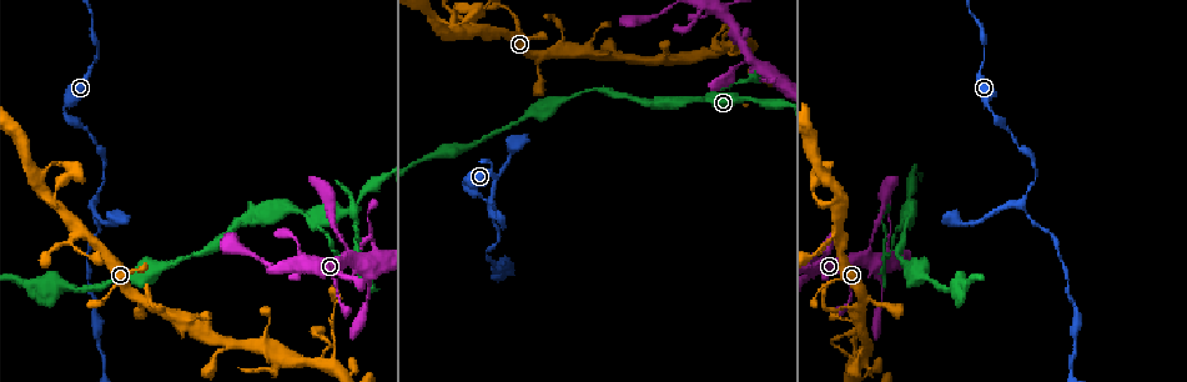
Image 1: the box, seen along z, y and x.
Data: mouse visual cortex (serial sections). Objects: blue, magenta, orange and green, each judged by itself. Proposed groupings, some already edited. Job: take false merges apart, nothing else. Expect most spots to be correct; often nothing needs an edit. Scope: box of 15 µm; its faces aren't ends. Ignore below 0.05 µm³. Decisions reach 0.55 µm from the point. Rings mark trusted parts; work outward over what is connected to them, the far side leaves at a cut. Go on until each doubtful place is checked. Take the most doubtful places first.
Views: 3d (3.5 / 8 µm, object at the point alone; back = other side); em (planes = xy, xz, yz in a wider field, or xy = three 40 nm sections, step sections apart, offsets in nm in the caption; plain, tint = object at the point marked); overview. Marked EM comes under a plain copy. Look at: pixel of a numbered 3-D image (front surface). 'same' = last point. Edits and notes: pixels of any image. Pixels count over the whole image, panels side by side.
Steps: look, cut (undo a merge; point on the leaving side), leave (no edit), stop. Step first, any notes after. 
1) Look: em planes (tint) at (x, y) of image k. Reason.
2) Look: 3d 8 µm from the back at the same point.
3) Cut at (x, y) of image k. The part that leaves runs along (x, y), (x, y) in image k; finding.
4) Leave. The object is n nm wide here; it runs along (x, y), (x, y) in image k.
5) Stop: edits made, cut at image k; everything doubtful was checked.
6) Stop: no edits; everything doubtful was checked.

Look: 3d 8 µm from the back at (887, 254) of image 1. Three arms meet.

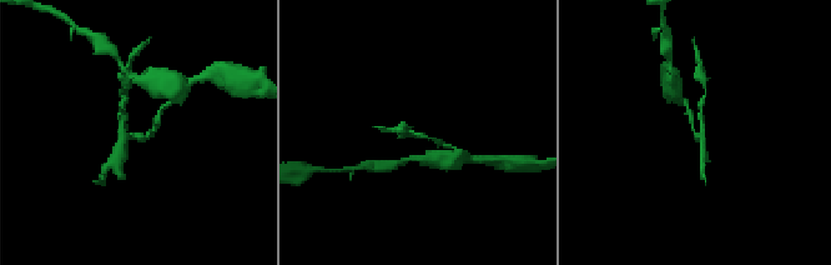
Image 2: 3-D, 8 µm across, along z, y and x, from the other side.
Look: 3d 3.5 µm at (128, 133) of image 2. Closer look.

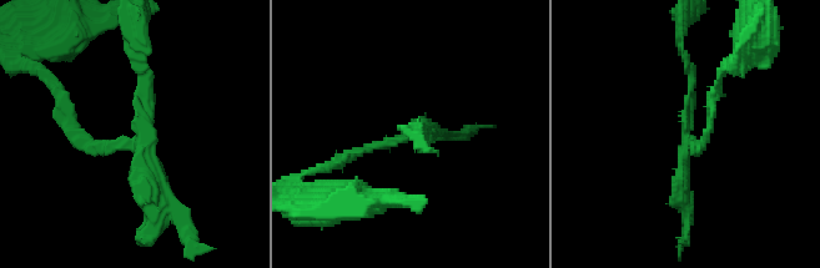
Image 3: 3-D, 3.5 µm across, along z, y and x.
Leave. It runs along (66, 114), (85, 145), (135, 141), (146, 72) in image 3; continuous, no second cell.

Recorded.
Look: 3d 8 µm at (98, 58) of image 1. Thin neck.

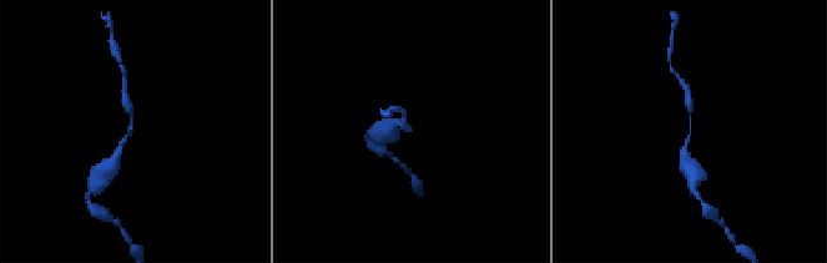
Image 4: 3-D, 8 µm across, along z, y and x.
Look: 3d 3.5 µm from the back at (128, 135) of image 4.

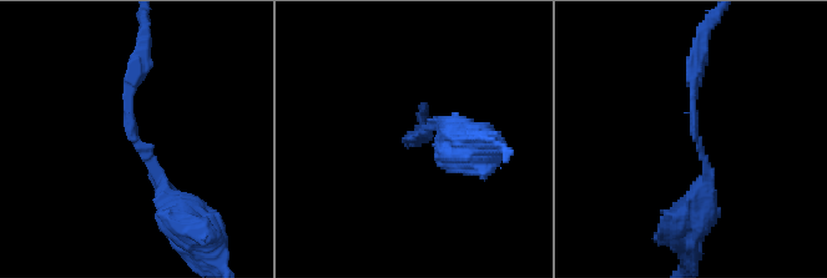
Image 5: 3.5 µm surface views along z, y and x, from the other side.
Look: em xy step 5 (tint) at (134, 134) of image 5. The arms are 200, 250 nm wide.

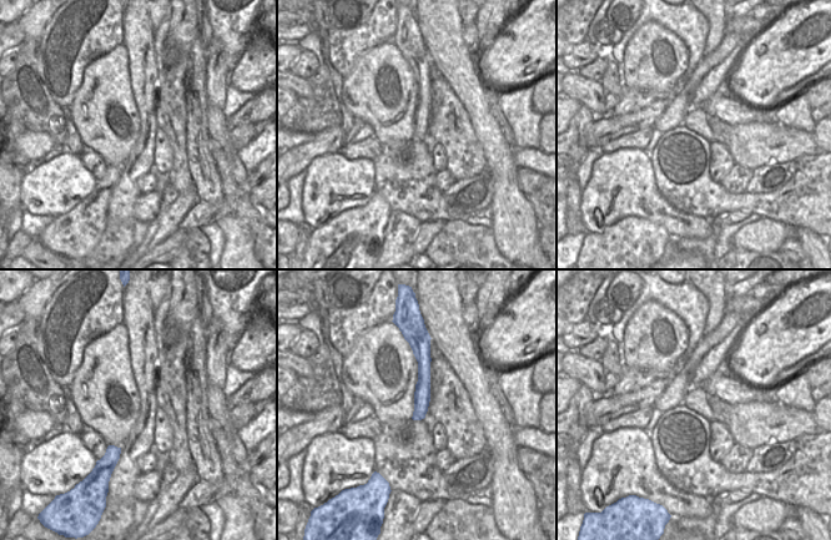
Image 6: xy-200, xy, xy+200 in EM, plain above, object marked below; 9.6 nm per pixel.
Leave. It runs along (424, 356), (422, 402), (416, 417) in image 6; continuous, no second cell.

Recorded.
Look: 3d 3.5 µm from the back at (493, 213) of image 1. Narrows sharply.

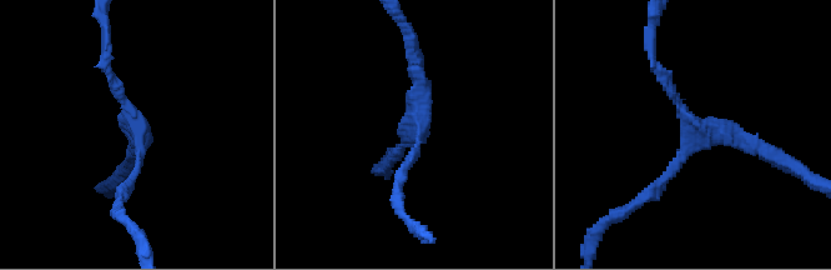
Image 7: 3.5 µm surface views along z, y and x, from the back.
Look: em xy step 5 (tint) at (133, 122) of image 7. 3 arms meet here; the arms are 150, 150, 200 nm wide; need the tissue.

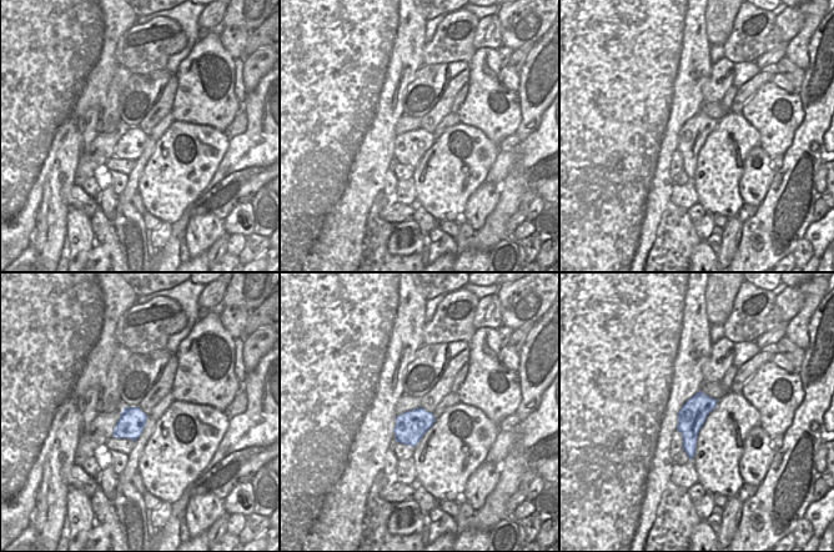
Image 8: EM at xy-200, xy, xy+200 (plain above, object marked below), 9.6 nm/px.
Leave. The object is 300 nm wide here; it runs along (105, 59), (139, 128), (124, 193) in image 7; all the same cell.

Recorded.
Stop: no edits; everything doubtful was checked.

